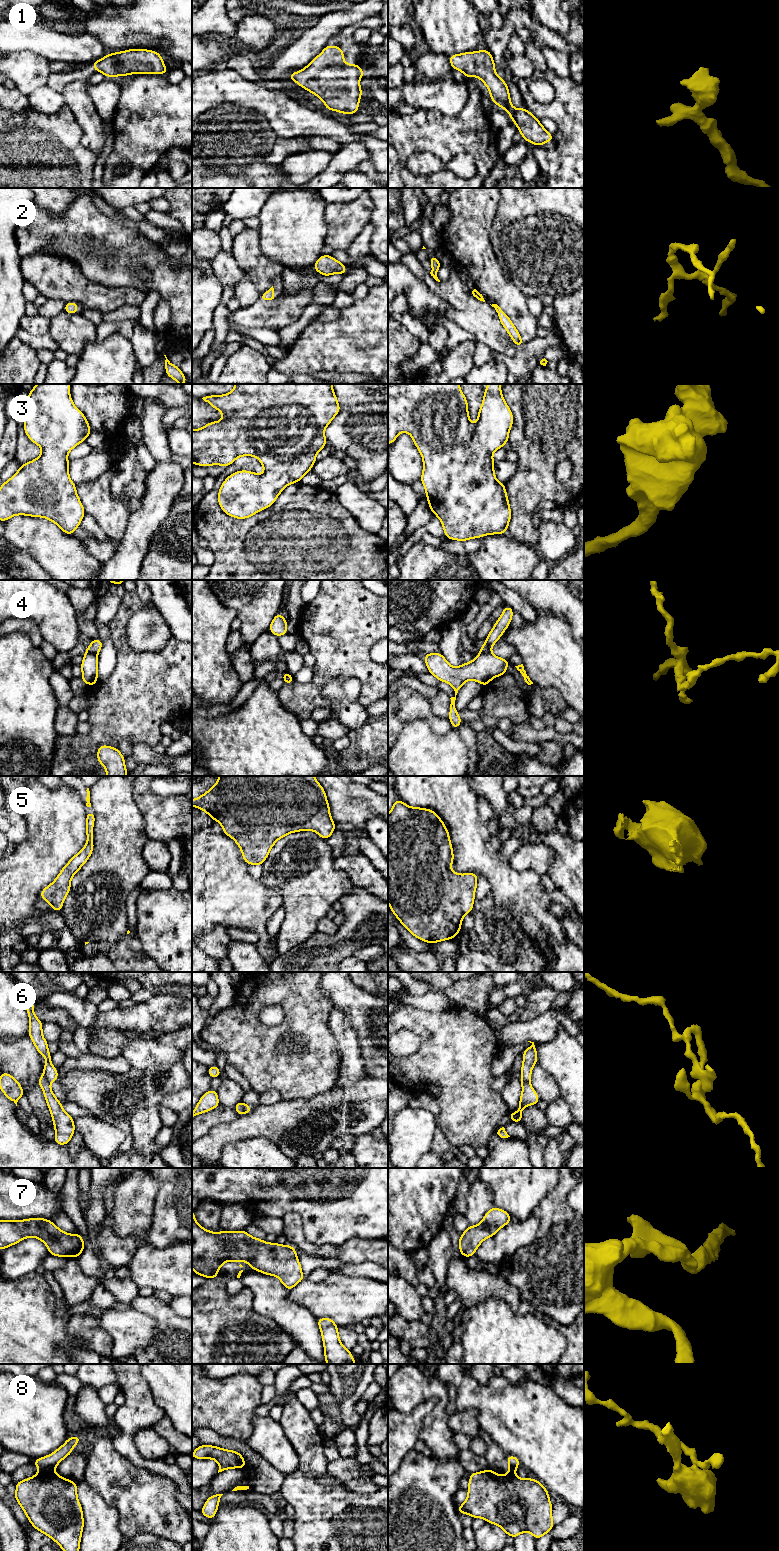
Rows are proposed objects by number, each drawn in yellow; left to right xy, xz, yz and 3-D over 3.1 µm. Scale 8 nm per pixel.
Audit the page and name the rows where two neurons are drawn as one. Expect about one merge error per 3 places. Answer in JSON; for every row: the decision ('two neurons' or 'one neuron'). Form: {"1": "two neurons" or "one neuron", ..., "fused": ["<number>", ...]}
{"1": "one neuron", "2": "one neuron", "3": "one neuron", "4": "two neurons", "5": "one neuron", "6": "two neurons", "7": "one neuron", "8": "two neurons", "fused": ["4", "6", "8"]}

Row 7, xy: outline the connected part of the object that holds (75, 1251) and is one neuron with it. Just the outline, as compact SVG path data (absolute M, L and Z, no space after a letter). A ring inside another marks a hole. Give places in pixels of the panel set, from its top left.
M0 1220L0 1251L28 1237L44 1242L49 1253L57 1257L78 1258L85 1249L83 1237L79 1233L73 1235L63 1232L51 1220Z

